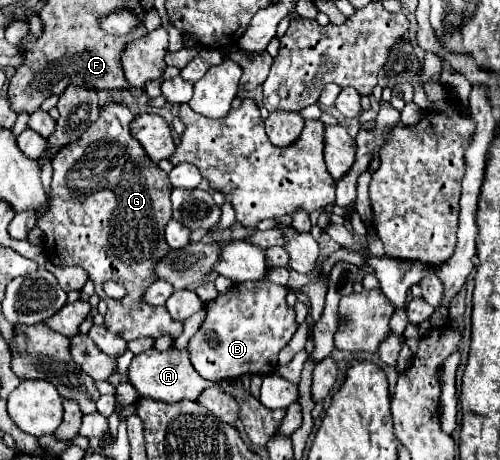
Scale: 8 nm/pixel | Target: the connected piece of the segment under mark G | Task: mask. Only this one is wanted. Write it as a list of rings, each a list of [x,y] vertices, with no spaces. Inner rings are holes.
[[[108,102],[102,108],[100,118],[74,144],[68,144],[62,152],[58,152],[52,160],[52,208],[44,218],[38,218],[38,228],[44,232],[44,252],[52,264],[82,266],[90,280],[94,280],[96,294],[108,304],[104,324],[112,334],[122,334],[128,342],[142,336],[158,338],[162,334],[178,338],[182,334],[182,322],[170,318],[164,306],[148,306],[142,302],[142,294],[152,282],[156,282],[154,264],[170,250],[162,232],[172,218],[172,184],[168,174],[148,158],[140,142],[130,134],[130,120],[134,120],[134,114],[126,106]],[[106,280],[122,284],[126,288],[126,296],[120,300],[108,298],[102,288]]]

